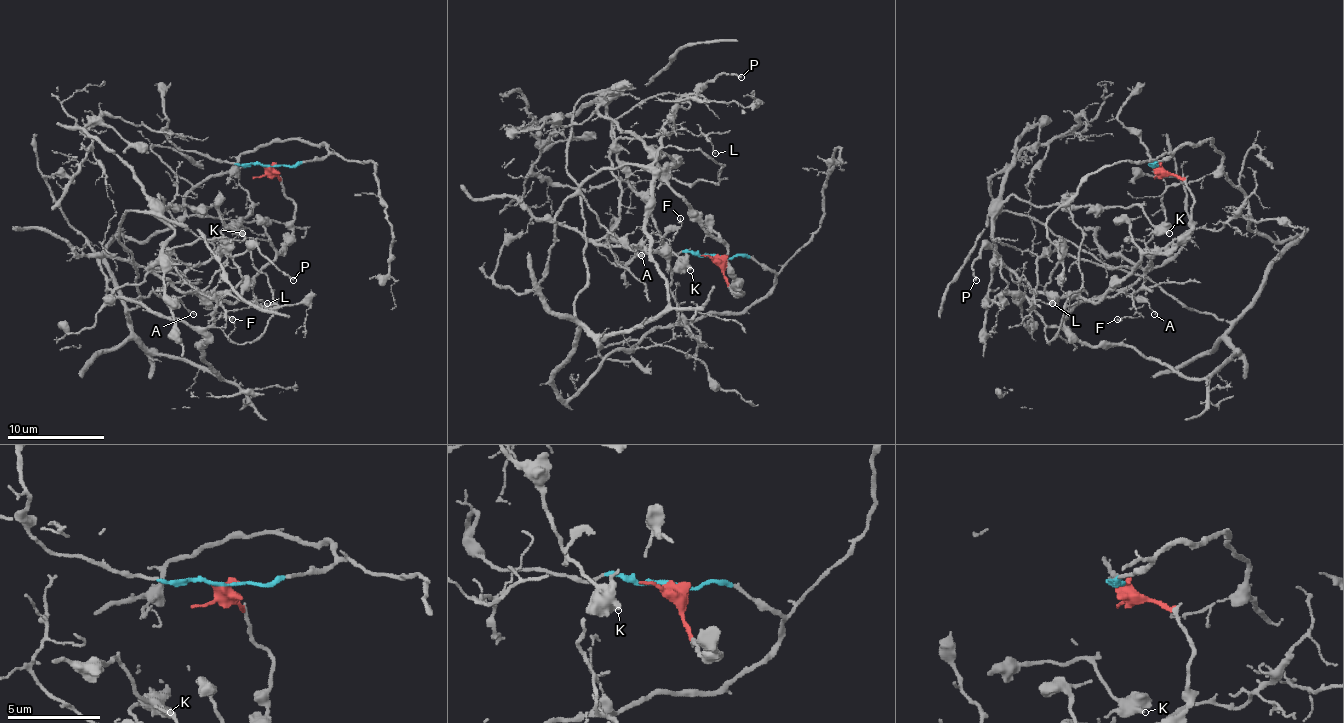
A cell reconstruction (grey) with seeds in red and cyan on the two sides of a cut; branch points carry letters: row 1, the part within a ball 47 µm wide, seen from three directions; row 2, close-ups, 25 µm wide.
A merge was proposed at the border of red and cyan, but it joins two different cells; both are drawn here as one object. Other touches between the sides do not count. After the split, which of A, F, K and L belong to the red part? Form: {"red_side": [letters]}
{"red_side": ["F", "K", "L"]}

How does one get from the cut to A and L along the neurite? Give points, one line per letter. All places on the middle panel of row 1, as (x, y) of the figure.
A: (717, 256), (773, 287), (564, 399), (579, 331), (666, 307), (652, 173), (596, 171), (642, 256)
L: (717, 256), (734, 292), (744, 292), (727, 248), (644, 139), (688, 130), (715, 154)

